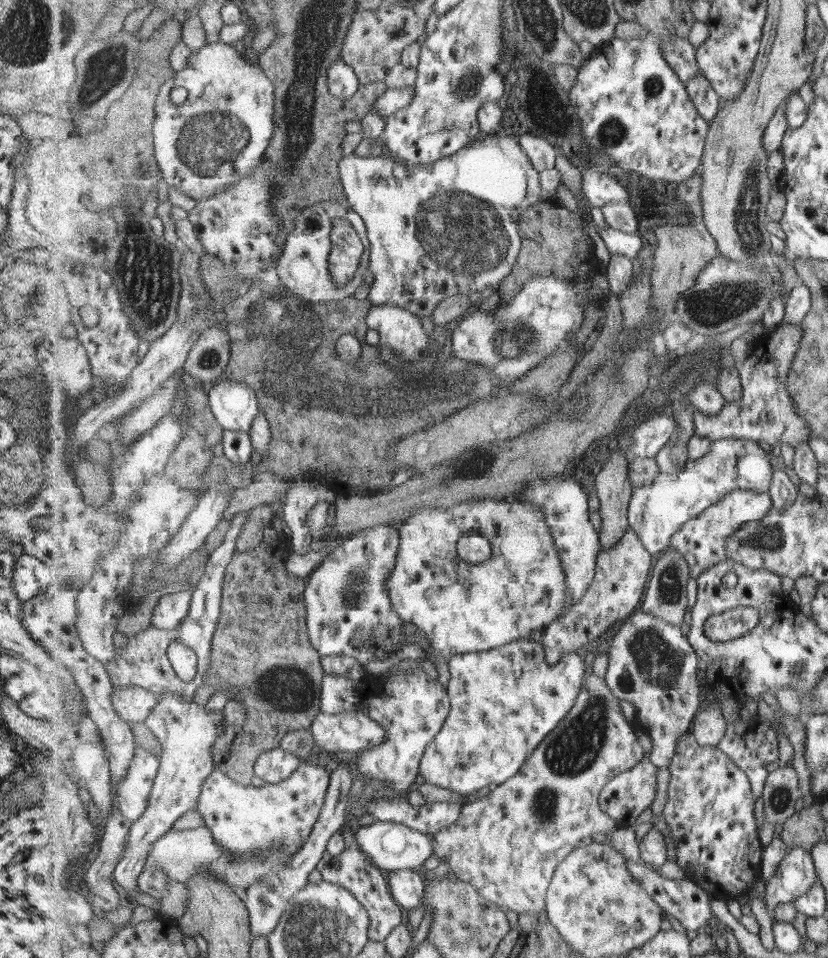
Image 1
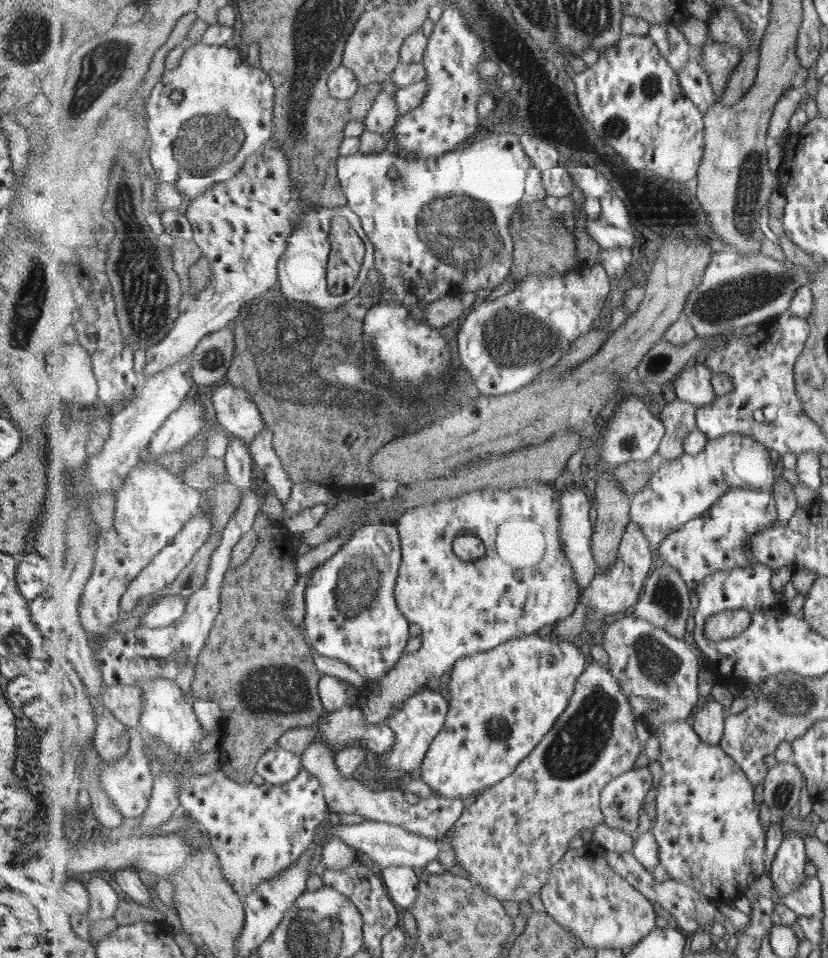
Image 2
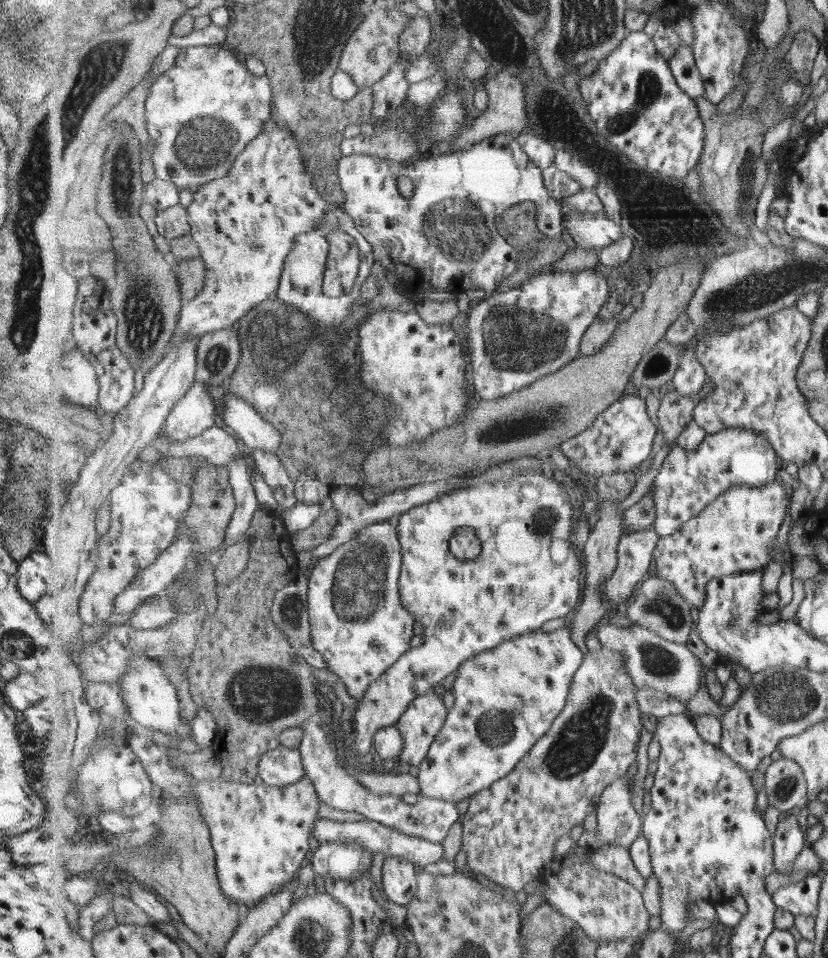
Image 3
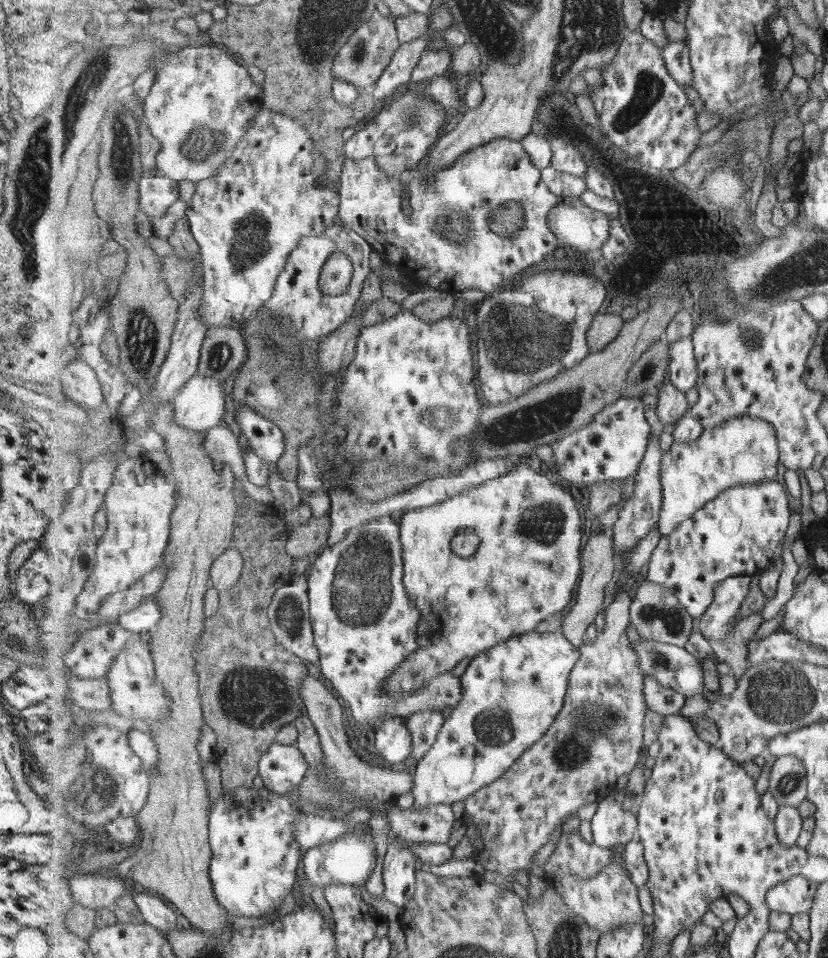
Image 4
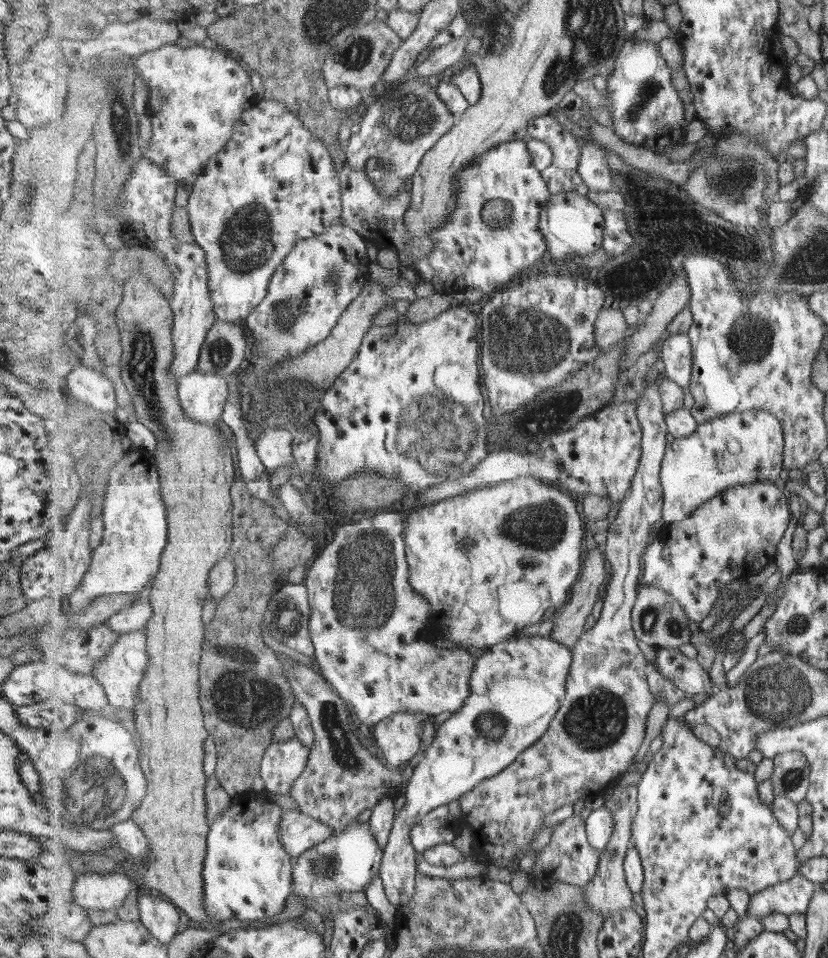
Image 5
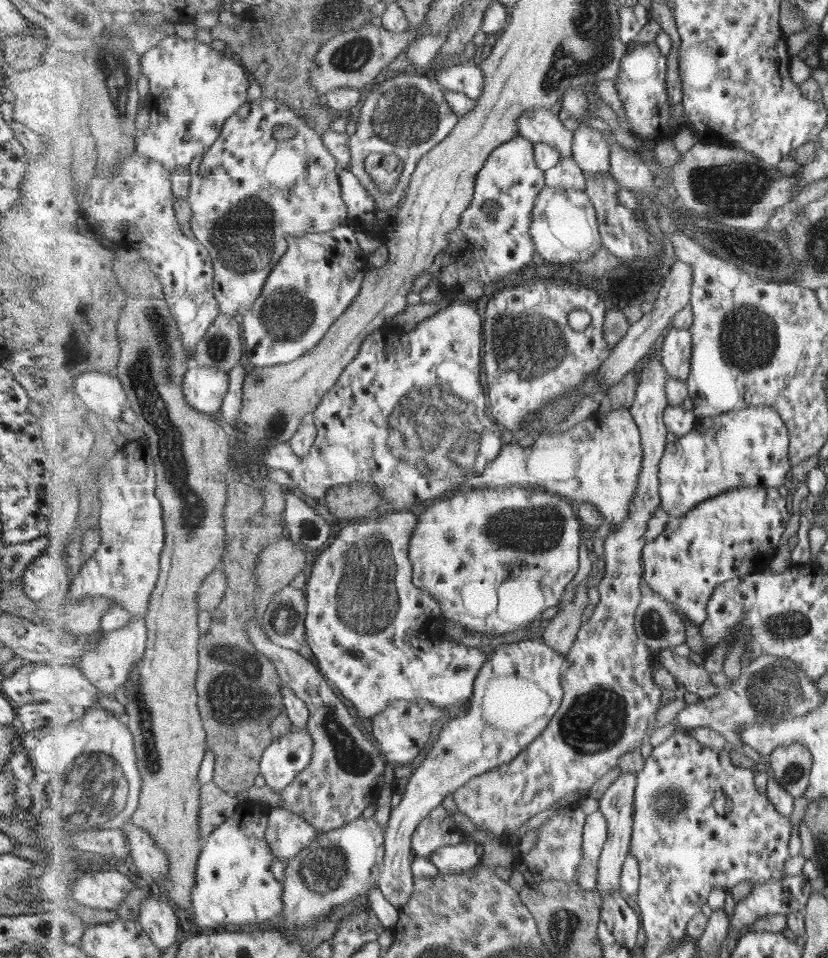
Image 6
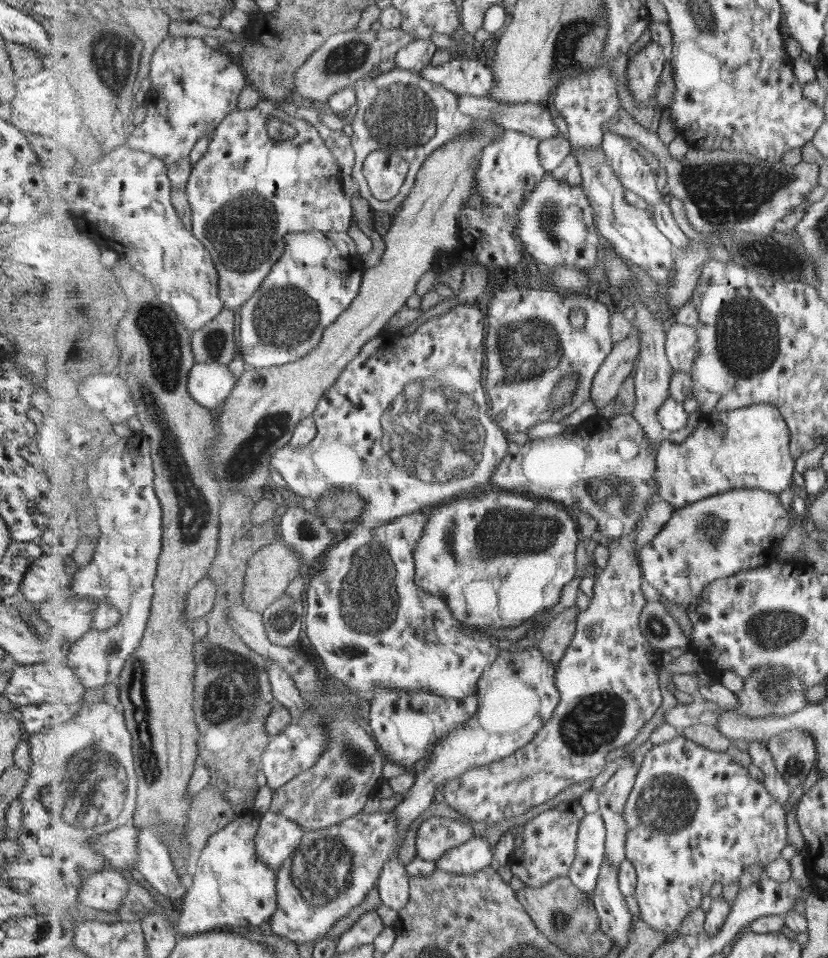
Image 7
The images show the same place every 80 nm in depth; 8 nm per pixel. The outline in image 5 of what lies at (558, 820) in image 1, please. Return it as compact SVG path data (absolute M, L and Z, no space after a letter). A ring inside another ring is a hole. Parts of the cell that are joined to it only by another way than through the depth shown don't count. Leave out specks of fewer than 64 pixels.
M658 374L655 380L647 384L648 388L636 401L638 417L643 427L642 459L637 474L632 480L631 490L618 511L618 516L609 525L605 556L612 569L611 578L606 587L604 604L598 621L590 630L584 631L580 641L573 648L574 662L566 680L566 698L562 700L562 707L541 741L530 746L525 754L519 755L519 758L506 770L491 779L486 779L473 791L459 799L463 823L474 832L475 840L472 850L475 852L475 857L486 863L506 867L515 858L521 857L519 853L527 849L535 840L535 834L543 830L545 818L549 814L553 814L555 810L568 804L578 809L582 801L609 791L612 783L627 773L645 740L647 718L656 700L647 682L645 670L648 670L649 666L637 642L632 610L642 586L644 569L641 566L644 566L644 552L648 548L653 526L661 520L664 513L664 490L660 476L662 462L669 446L667 434L670 433L659 388L663 378L663 375Z

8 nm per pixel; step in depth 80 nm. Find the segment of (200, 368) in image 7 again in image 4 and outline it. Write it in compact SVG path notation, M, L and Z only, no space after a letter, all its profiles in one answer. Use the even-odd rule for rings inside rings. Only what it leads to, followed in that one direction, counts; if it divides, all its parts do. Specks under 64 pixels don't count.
M195 375L174 400L174 422L205 433L222 424L225 414L224 380Z

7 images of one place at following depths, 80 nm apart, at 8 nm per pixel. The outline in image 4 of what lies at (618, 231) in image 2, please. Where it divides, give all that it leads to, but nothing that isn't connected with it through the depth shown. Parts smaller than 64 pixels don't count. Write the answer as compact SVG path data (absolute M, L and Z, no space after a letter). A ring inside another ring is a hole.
M561 197L557 208L550 213L548 223L557 235L560 246L579 253L602 250L610 240L613 216L593 210L580 197Z

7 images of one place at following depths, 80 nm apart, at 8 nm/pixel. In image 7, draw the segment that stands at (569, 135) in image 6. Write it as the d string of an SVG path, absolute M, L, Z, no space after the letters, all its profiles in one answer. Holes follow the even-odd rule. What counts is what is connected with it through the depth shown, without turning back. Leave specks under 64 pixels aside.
M471 95L459 96L459 109L475 119L481 117L486 121L495 121L507 129L524 132L541 140L562 135L553 122L553 114L543 105L519 102L509 105L490 97Z

